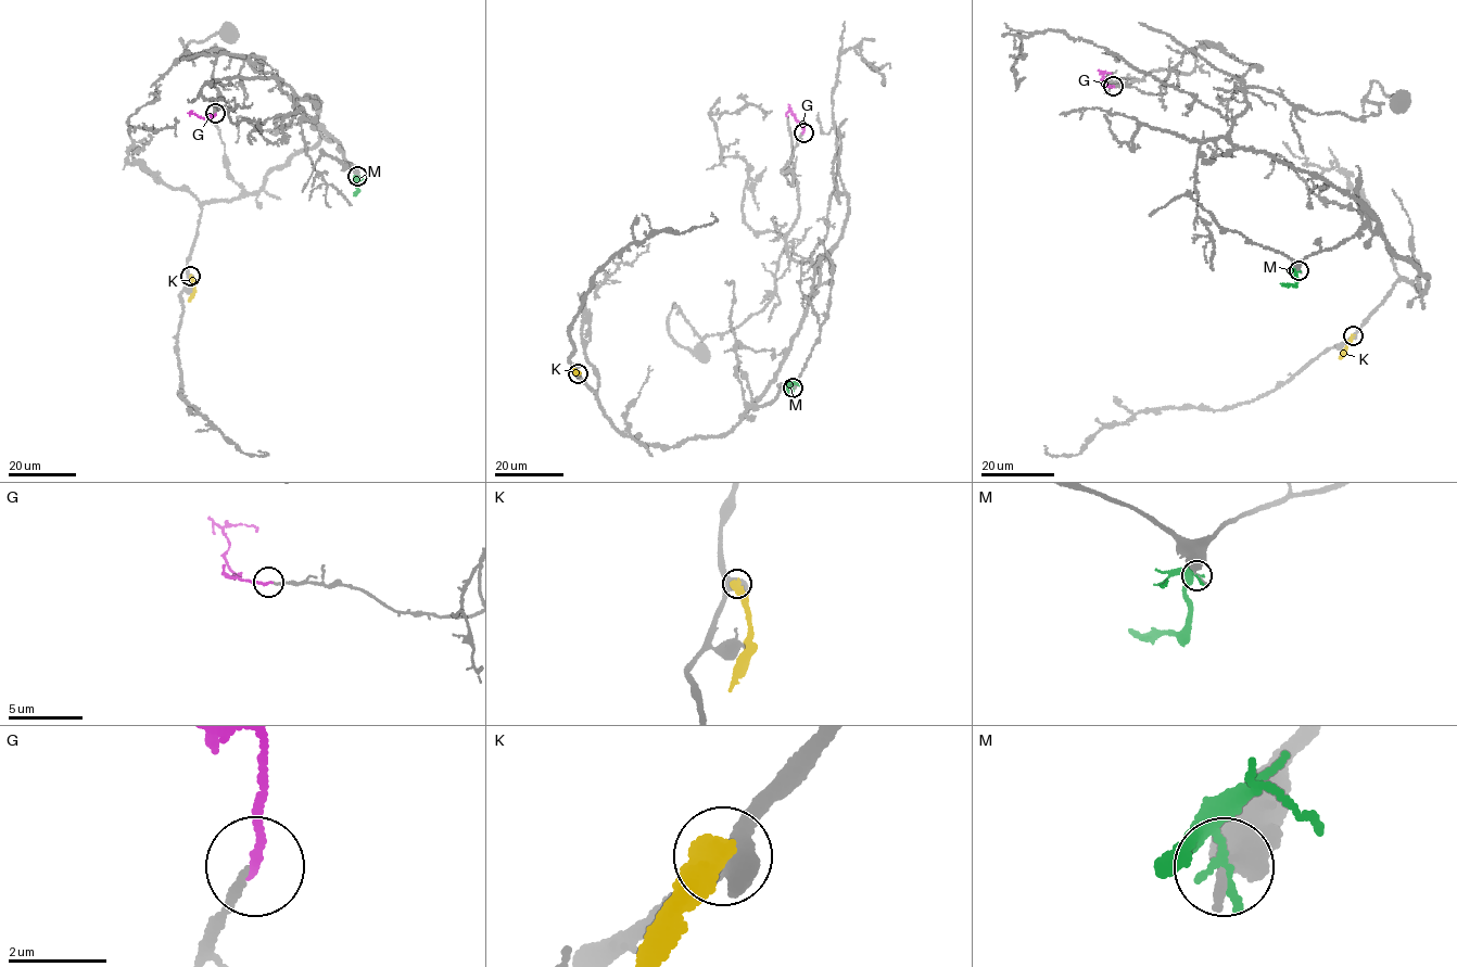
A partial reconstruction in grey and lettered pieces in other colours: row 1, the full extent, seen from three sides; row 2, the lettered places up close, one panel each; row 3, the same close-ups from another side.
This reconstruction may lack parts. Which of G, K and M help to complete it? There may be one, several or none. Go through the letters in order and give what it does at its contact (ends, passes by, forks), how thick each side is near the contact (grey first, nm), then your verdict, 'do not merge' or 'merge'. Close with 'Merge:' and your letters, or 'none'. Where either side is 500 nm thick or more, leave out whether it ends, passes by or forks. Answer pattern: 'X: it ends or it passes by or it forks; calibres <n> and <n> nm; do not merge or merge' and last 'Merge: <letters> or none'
G: it ends; calibres 150 and 180 nm; merge
K: calibres 550 and 600 nm; do not merge
M: it ends; calibres 400 and 220 nm; do not merge
Merge: G

